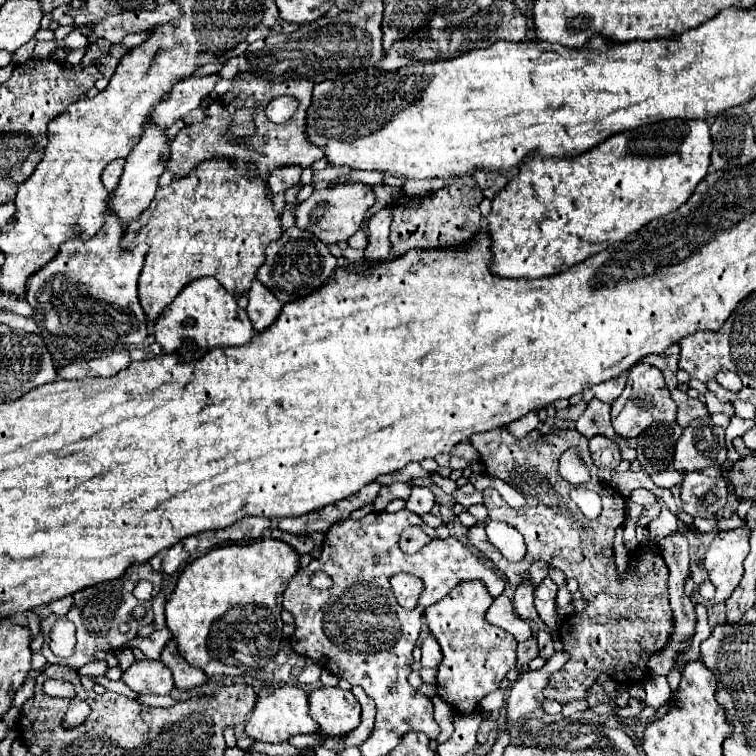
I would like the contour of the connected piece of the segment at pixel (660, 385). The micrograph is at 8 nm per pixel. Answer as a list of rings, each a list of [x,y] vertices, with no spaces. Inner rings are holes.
[[[639,362],[629,370],[629,378],[623,394],[611,406],[611,424],[615,432],[623,438],[636,438],[653,422],[675,422],[675,408],[677,406],[669,396],[661,370],[651,364]]]

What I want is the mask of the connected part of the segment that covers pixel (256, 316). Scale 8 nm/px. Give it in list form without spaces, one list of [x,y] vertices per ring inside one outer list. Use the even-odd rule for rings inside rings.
[[[261,282],[251,284],[251,288],[247,292],[247,298],[249,298],[247,314],[251,318],[251,324],[253,324],[255,332],[261,332],[267,326],[271,326],[275,322],[275,318],[279,316],[283,304]]]

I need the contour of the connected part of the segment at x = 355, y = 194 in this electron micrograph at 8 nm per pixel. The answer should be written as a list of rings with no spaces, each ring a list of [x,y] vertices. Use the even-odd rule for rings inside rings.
[[[345,182],[345,184],[327,186],[323,190],[315,190],[309,200],[301,202],[295,208],[295,218],[297,218],[295,226],[315,234],[325,244],[341,242],[341,240],[347,240],[349,236],[353,236],[359,230],[359,226],[365,218],[365,212],[375,204],[375,200],[377,200],[375,192],[369,184],[361,184],[361,182],[349,184],[349,182]]]

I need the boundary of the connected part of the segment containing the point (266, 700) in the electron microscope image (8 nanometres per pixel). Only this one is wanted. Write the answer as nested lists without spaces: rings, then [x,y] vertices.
[[[281,686],[281,688],[263,688],[257,696],[255,710],[251,712],[245,732],[261,742],[287,742],[293,734],[313,734],[319,730],[319,724],[309,716],[309,696],[301,686]]]

